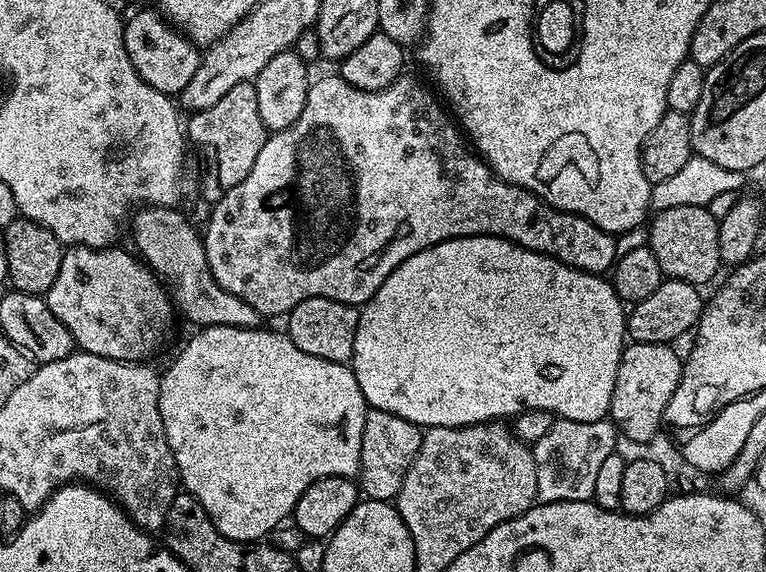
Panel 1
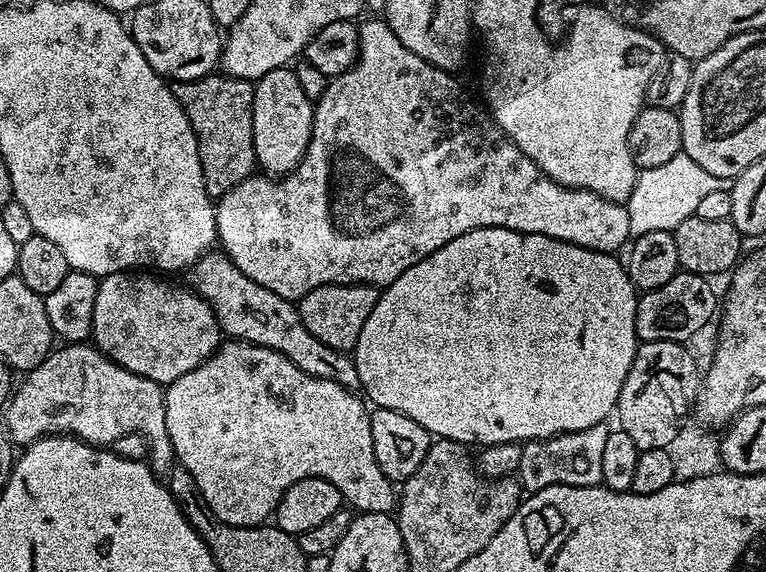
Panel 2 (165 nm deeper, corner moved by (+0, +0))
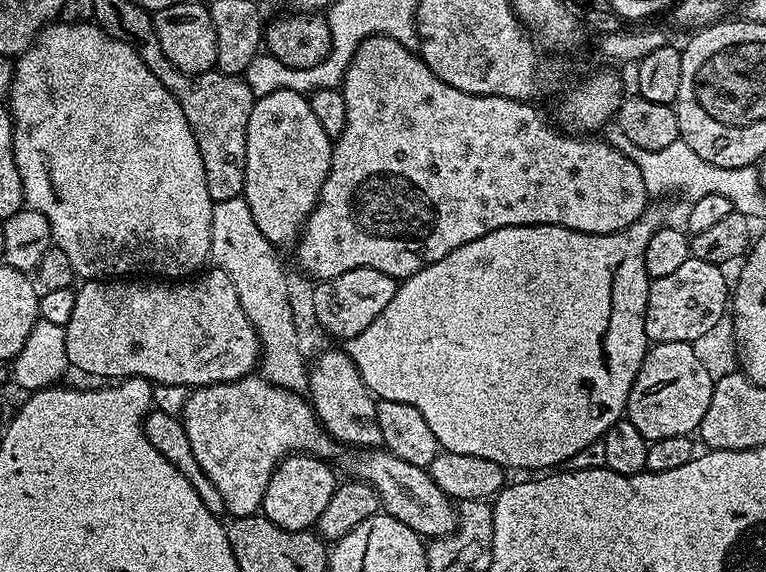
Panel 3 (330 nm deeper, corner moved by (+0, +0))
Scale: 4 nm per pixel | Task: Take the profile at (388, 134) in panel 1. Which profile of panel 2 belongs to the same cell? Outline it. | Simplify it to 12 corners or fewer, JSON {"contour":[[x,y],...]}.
{"contour":[[383,18],[288,175],[216,239],[298,302],[479,228],[595,252],[624,204],[554,182]]}

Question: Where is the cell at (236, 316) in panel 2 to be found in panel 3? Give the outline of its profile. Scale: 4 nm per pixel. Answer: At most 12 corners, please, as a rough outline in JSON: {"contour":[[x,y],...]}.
{"contour":[[347,351],[307,373],[316,419],[357,450],[383,445],[377,397]]}

